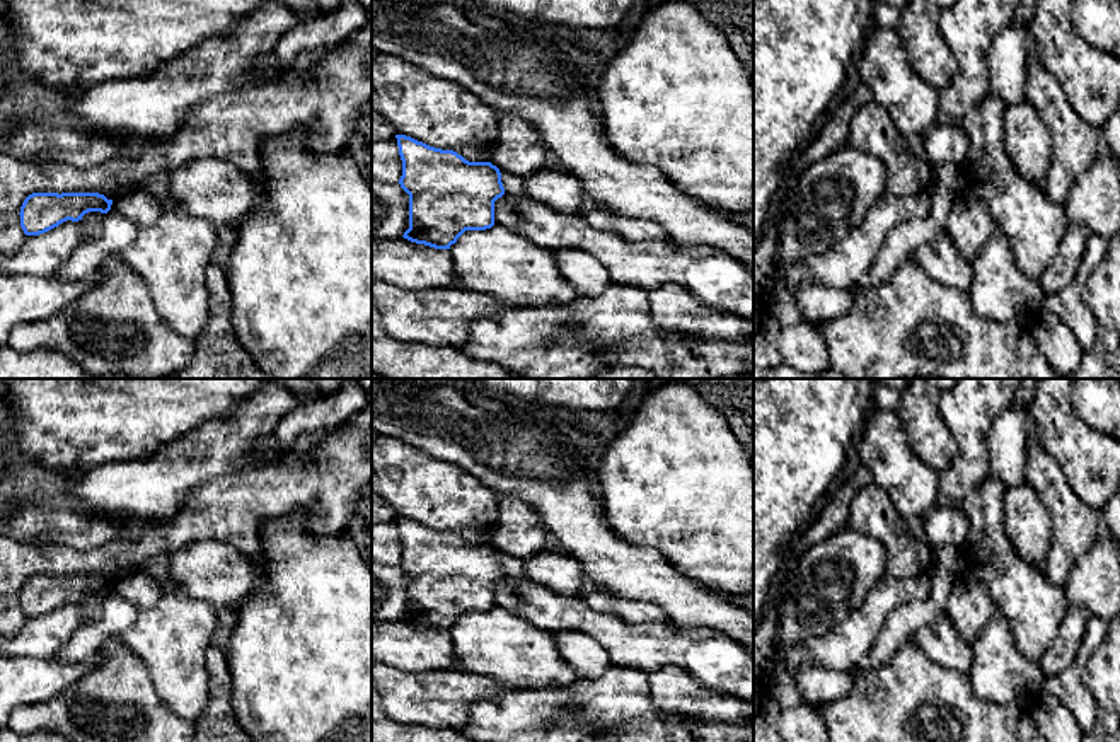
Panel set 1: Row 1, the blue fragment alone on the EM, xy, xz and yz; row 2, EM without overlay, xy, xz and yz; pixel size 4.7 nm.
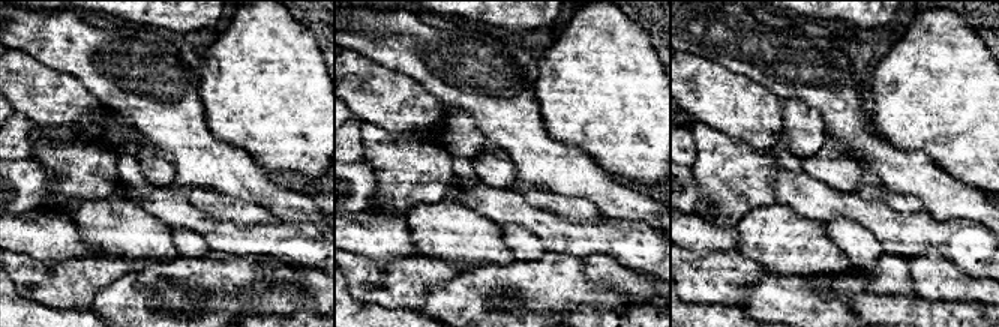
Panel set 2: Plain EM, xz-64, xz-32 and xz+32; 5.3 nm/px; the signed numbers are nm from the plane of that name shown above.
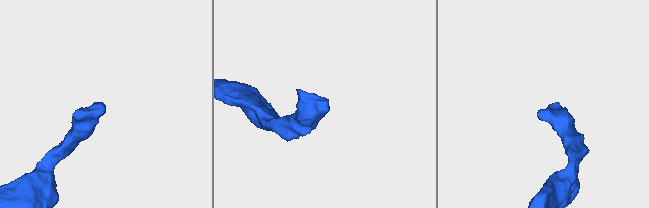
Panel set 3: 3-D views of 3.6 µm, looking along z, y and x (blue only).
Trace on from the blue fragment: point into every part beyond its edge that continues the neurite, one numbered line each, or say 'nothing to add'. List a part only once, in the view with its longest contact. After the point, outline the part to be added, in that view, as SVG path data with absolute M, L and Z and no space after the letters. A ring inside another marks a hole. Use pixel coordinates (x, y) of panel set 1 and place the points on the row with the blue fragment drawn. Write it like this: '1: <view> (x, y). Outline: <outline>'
nothing to add

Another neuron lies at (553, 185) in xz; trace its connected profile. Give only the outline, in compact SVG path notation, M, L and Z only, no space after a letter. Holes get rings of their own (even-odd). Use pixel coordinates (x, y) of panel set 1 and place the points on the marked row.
M549 160L540 171L525 177L527 196L559 213L586 212L588 203L580 179L561 164Z

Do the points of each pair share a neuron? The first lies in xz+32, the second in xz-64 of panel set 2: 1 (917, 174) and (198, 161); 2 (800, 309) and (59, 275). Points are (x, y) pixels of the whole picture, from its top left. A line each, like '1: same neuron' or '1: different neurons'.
1: same neuron
2: different neurons

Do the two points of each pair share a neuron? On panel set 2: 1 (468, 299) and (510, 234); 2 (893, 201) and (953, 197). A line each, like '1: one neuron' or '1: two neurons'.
1: two neurons
2: two neurons

